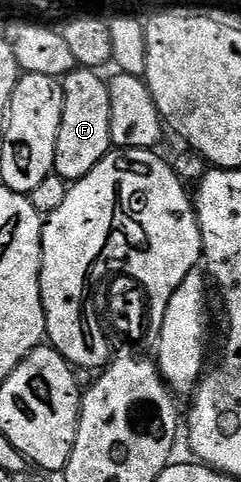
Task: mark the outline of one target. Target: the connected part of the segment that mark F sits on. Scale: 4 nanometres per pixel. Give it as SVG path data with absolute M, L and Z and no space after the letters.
M78 67L63 75L60 82L64 89L64 113L60 117L60 137L56 137L56 157L53 174L65 179L67 184L82 179L112 149L110 138L110 106L108 82L101 79L97 70Z

